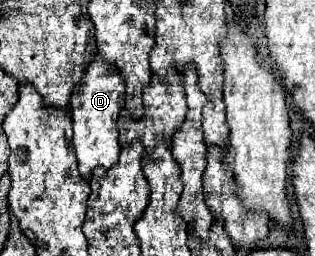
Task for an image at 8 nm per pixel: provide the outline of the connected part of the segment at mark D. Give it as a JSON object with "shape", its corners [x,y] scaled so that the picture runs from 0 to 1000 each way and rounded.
{"shape":[[[302,211],[295,242],[276,258],[276,289],[257,328],[238,336],[225,375],[225,461],[232,461],[232,578],[251,633],[251,680],[263,703],[289,703],[302,656],[352,656],[378,625],[378,547],[371,547],[371,461],[397,422],[397,336],[384,289]]]}

